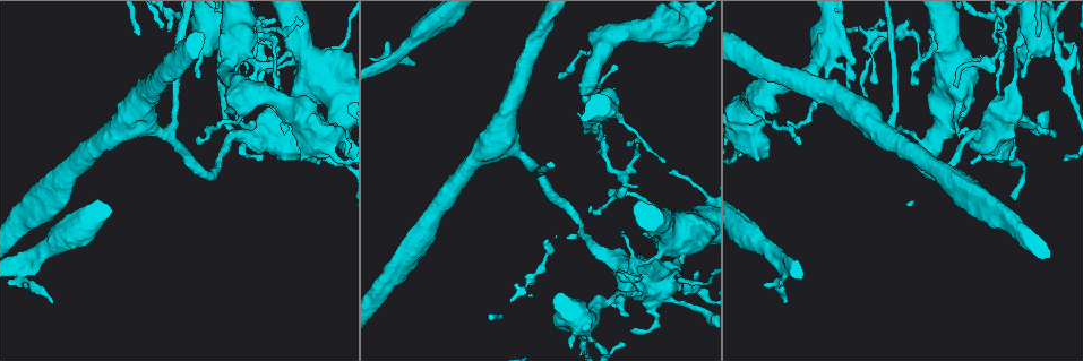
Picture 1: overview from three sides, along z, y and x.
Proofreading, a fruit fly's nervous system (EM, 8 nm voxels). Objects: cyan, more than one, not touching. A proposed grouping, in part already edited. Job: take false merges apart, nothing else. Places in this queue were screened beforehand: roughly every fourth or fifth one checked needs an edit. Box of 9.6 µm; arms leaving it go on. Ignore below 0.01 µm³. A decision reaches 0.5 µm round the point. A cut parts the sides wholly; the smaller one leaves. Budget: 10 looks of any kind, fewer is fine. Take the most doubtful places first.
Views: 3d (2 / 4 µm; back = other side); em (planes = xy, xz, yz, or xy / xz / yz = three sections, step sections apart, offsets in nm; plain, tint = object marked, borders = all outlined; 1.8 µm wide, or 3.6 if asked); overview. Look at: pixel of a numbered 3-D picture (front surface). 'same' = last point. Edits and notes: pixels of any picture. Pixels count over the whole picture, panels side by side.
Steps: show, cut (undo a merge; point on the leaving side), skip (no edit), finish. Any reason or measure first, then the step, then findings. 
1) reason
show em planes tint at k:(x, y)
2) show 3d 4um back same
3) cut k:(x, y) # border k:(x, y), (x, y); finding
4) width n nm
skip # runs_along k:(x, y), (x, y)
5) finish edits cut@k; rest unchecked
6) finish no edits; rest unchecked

calibre changes
show 3d 4um at 1:(949, 96)

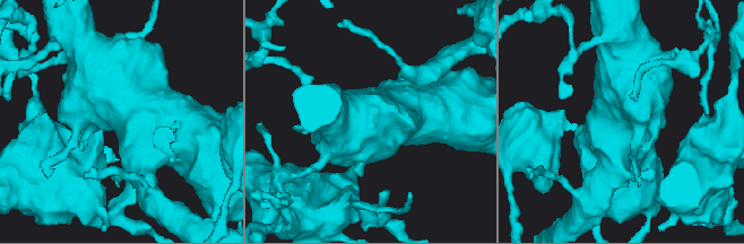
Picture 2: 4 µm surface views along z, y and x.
now the EM
show em xz step 16 tint at 2:(622, 115)

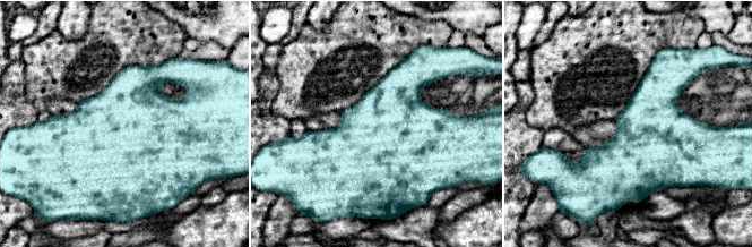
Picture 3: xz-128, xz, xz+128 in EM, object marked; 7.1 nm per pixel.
skip # one neuron here

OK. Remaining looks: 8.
narrows sharply
show em xz step 4 tint at 1:(850, 87)

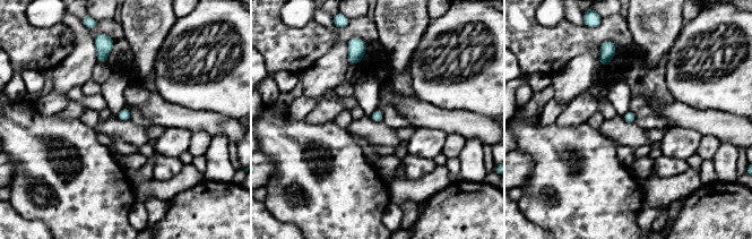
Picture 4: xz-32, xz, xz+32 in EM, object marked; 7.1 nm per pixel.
width 80 nm
skip # all the same neuron

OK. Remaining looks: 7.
sudden change in width
show em planes tint at 1:(621, 33)

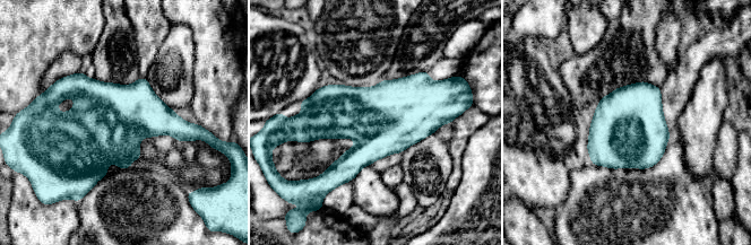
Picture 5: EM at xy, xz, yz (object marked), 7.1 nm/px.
skip # one neuron here

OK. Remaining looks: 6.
a narrow waist
show 3d 2um at 1:(261, 53)

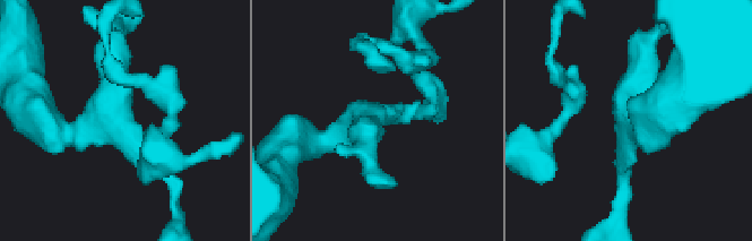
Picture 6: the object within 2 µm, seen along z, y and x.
arms 3; now the EM
show em xy step 8 tint at 6:(627, 124)

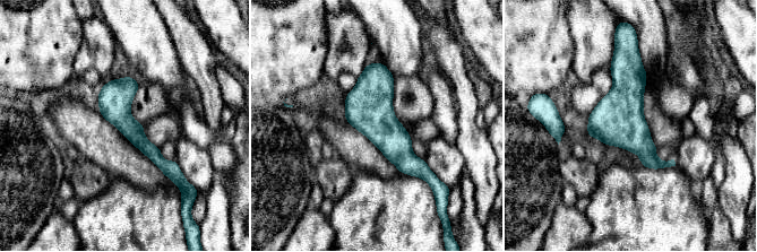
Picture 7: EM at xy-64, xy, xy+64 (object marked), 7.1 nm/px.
show em planes tint same

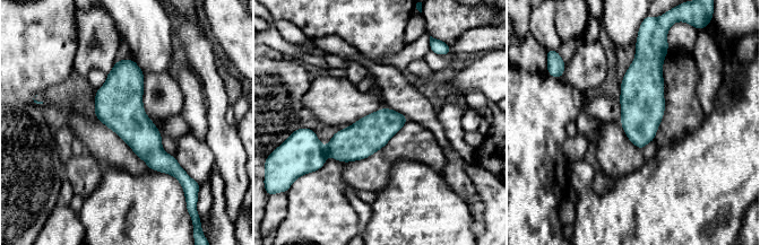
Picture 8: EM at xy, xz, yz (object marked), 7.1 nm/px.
width 260 nm
cut 8:(357, 141) # two neurons meet here

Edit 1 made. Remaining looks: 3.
finish edits cut@8; rest unchecked

